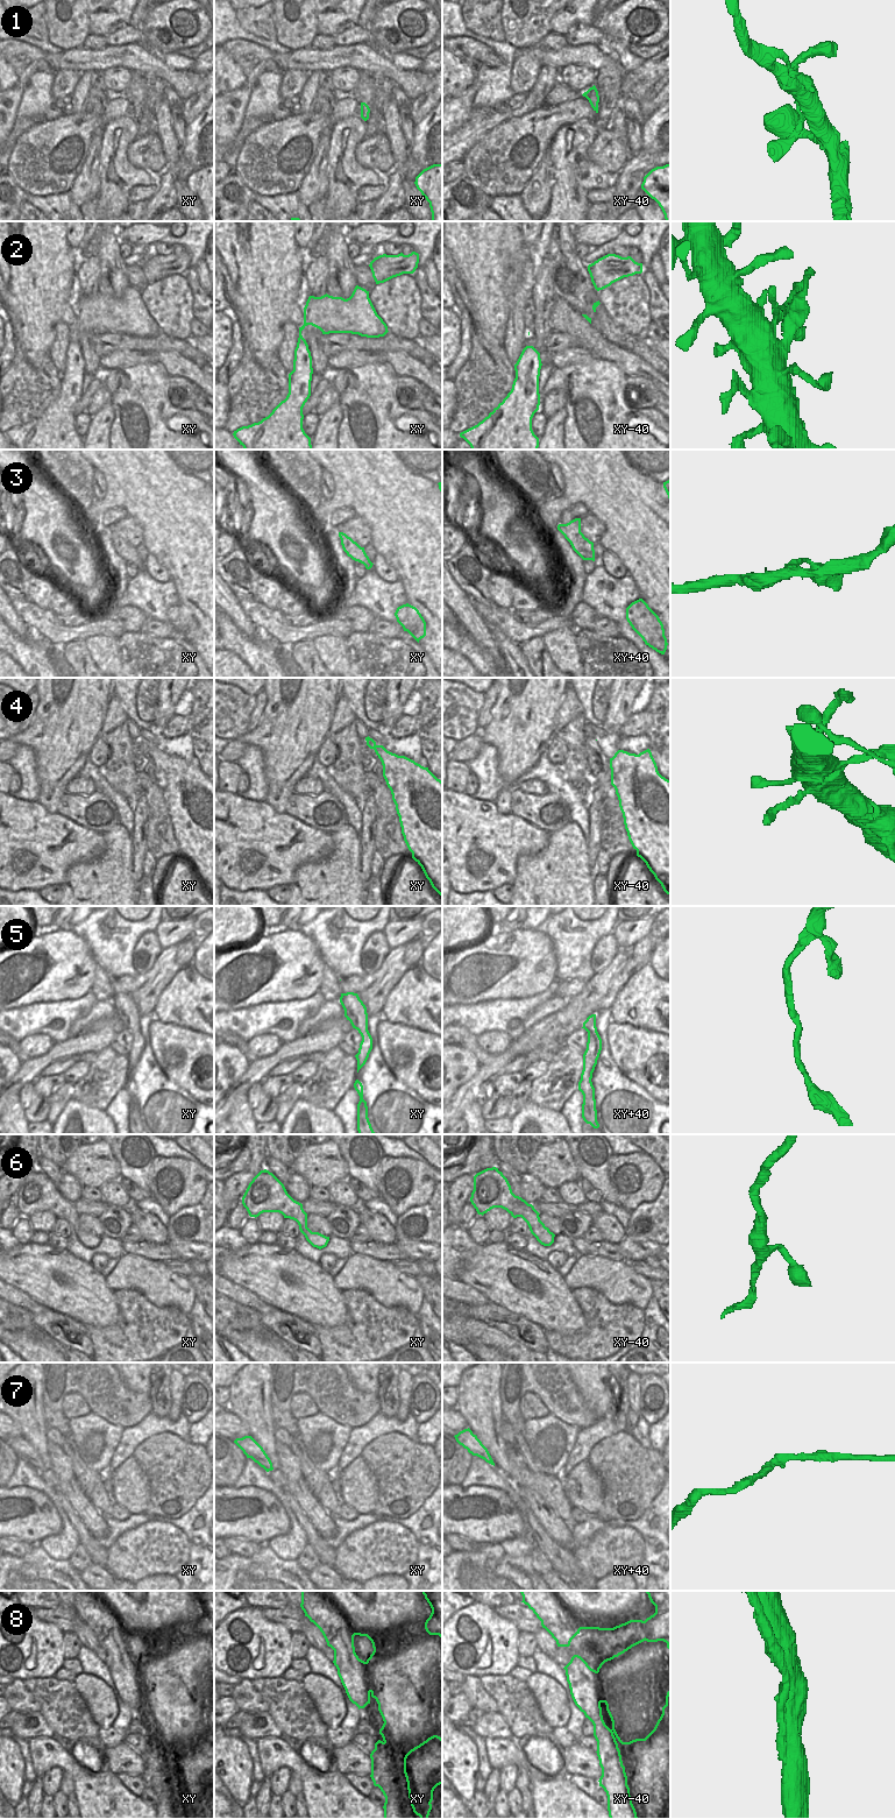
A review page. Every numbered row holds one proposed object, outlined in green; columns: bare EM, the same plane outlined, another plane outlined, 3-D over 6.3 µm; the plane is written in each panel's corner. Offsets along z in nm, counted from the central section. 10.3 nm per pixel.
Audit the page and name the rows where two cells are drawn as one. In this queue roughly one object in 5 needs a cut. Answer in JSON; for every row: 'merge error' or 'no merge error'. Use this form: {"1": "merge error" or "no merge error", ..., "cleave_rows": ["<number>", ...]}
{"1": "no merge error", "2": "no merge error", "3": "no merge error", "4": "no merge error", "5": "no merge error", "6": "no merge error", "7": "no merge error", "8": "no merge error", "cleave_rows": []}

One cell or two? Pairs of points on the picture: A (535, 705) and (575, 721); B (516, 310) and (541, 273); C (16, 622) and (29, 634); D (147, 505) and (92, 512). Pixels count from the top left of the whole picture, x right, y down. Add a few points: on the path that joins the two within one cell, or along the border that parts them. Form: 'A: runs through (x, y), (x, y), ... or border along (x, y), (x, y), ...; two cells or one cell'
A: border along (566, 689), (555, 717), (553, 736); two cells
B: border along (535, 278), (532, 298), (527, 305); two cells
C: runs through (20, 625), (26, 631); one cell
D: runs through (133, 501), (109, 501), (106, 503); one cell

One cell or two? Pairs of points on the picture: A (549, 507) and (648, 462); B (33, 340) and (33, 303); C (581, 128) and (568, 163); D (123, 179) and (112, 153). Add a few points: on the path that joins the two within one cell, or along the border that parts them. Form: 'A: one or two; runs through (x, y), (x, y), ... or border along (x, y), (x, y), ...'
A: two; border along (629, 461), (658, 482)
B: one; runs through (33, 331), (33, 312)
C: one; runs through (576, 136), (570, 142), (569, 155)
D: one; runs through (116, 172), (113, 160)

